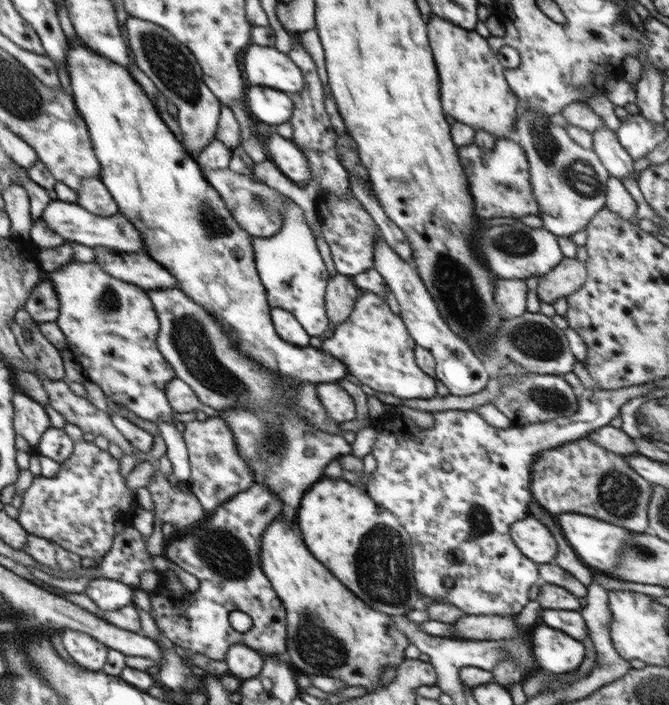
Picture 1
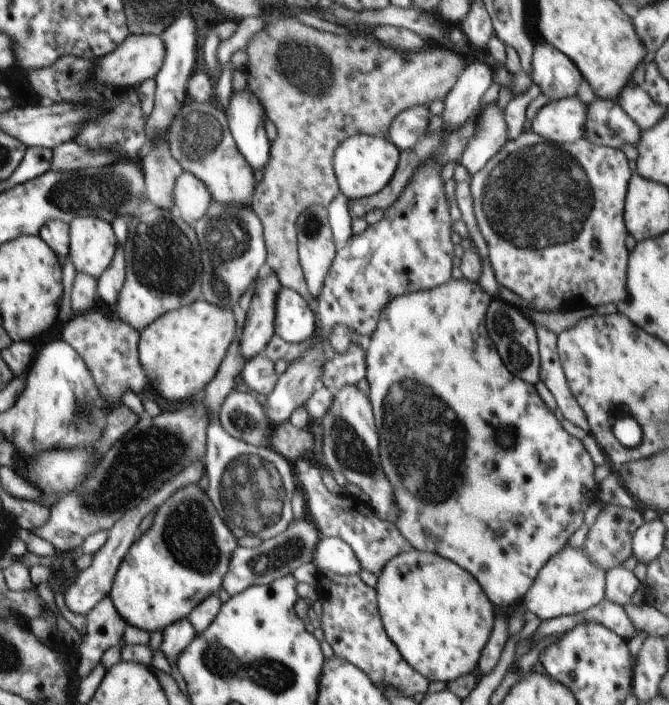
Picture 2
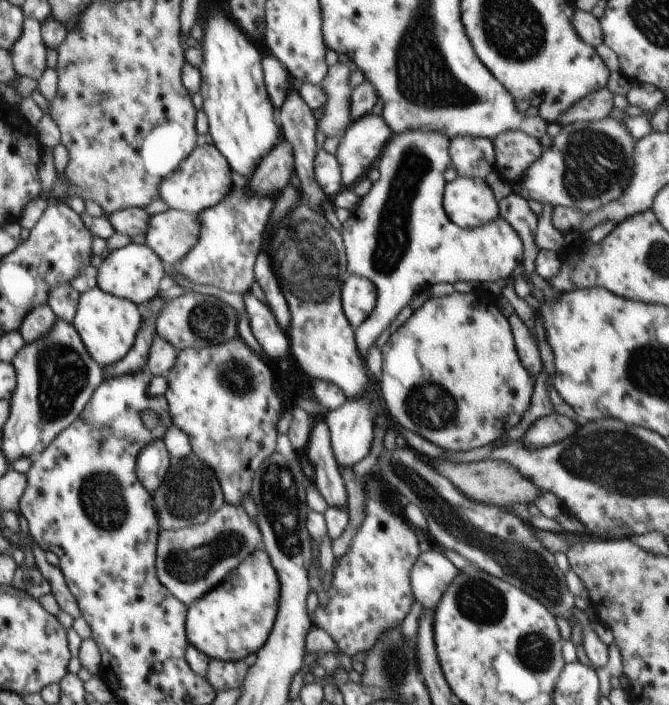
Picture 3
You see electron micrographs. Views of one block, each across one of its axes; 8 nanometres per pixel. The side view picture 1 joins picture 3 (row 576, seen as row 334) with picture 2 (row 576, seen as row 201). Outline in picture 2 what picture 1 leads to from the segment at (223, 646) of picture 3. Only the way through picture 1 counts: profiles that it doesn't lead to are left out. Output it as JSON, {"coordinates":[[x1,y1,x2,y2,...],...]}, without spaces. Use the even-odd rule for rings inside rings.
{"coordinates":[[198,482,176,490,157,509,152,526,130,546,128,554,122,559,114,576,114,586,108,594,128,625,149,633,156,630,163,632,171,624,187,619,202,600,218,593,238,546,236,536,223,522,207,492,198,488]]}

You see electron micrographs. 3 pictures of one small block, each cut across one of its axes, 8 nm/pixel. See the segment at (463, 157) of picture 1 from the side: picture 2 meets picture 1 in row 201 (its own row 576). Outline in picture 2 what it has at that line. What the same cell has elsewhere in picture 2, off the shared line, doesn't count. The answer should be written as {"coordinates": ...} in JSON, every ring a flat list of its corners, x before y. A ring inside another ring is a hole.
{"coordinates":[[451,278,442,286,418,292,408,292,408,294,392,298,381,312,374,334,367,338,365,342,365,379,369,382,367,397,371,402,376,428,378,428,378,434,380,434,382,468,384,468,386,478,394,488,394,500,396,500,396,504,400,508,400,514,396,518,396,528,409,544,412,544,414,549,436,553,467,570,476,578,478,584,484,590,484,594,488,596,488,600,497,609,507,611,522,603,526,591,536,580,542,566,552,556,558,554,570,540,570,536,582,526,586,510,590,508,592,502,598,500,598,482,595,479,596,465,584,445,582,445,582,441,566,432,562,424,554,416,554,411,550,410,540,398,533,384,516,378,504,366,504,362,500,362,502,358,498,356,496,348,492,346,492,340,488,340,488,334,486,334,488,332,486,330,486,310,488,310,492,299,493,297,485,292,480,284,470,282,464,278],[496,430,510,430,510,434,514,438,510,448,502,448,494,440]]}

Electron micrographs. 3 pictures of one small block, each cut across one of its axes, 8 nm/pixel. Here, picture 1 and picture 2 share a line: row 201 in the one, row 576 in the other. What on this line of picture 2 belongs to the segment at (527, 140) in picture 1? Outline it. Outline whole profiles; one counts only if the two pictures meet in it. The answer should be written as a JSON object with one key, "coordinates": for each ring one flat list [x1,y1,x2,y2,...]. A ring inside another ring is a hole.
{"coordinates":[[565,547,542,566,536,580,526,591,522,600,527,612,538,618,553,619,559,616,574,615,596,606,605,599,605,572,594,566,584,549]]}

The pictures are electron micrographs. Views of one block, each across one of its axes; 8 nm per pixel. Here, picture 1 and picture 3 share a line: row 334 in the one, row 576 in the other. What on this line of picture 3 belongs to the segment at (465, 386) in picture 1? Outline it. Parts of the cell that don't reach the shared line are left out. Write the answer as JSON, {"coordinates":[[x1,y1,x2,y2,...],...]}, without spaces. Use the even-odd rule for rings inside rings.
{"coordinates":[[431,549,421,552,410,575,415,600,424,609,434,610,439,606,450,583,460,574,459,568,442,551]]}

